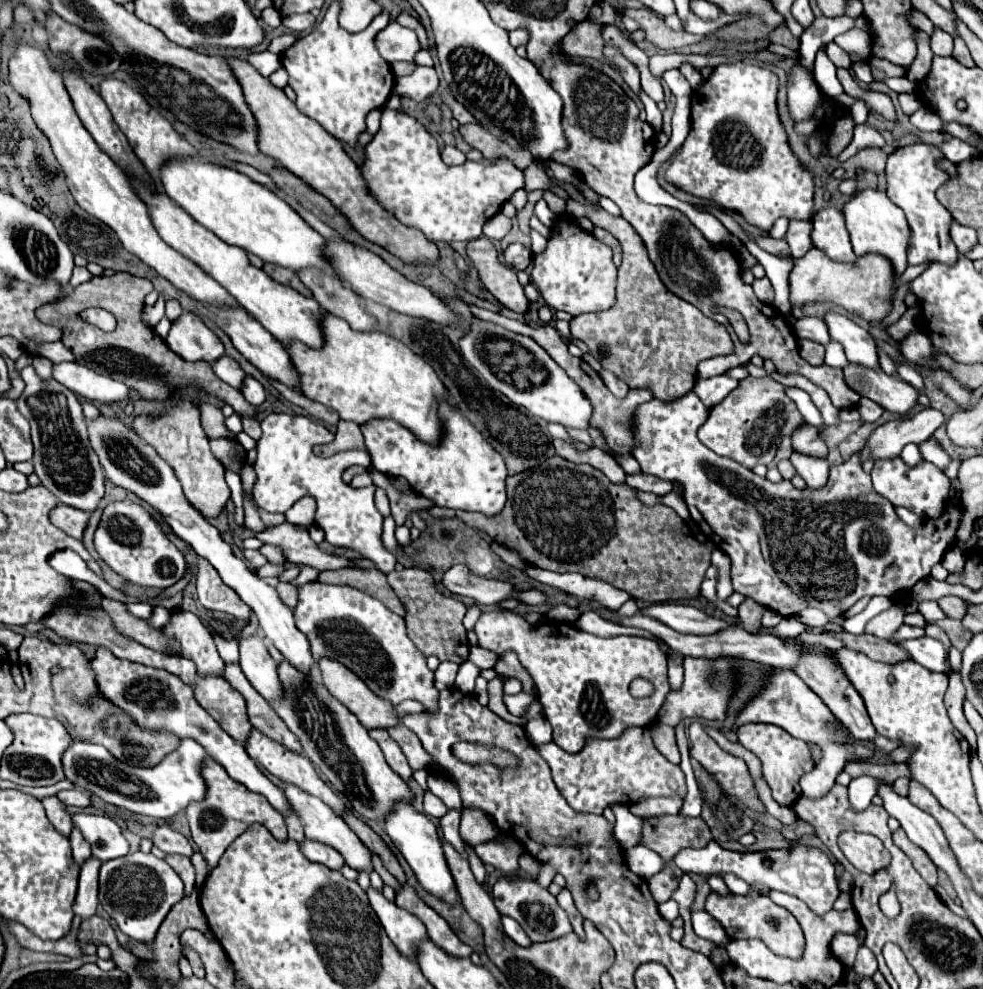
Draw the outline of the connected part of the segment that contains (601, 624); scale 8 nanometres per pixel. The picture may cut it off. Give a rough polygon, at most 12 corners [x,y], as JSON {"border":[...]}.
{"border":[[585,611],[575,623],[597,637],[639,635],[645,631],[611,623],[595,611]]}

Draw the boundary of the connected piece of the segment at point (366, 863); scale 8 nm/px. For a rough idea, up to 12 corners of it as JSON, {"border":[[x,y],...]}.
{"border":[[283,783],[305,837],[371,871],[369,849],[321,799]]}

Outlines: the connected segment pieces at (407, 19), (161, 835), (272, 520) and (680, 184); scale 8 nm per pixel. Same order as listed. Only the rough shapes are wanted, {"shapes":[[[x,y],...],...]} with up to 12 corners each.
{"shapes":[[[403,11],[397,19],[399,25],[409,27],[419,39],[427,39],[425,27],[411,13]],[[159,825],[151,841],[163,853],[193,855],[185,835]],[[257,507],[259,517],[267,527],[281,525],[283,513],[267,513]],[[719,65],[665,181],[769,231],[811,219],[779,79]]]}

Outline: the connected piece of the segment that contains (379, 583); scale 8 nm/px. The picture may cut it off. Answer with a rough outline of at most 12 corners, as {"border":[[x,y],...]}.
{"border":[[377,569],[323,571],[321,583],[355,587],[405,615],[403,603]]}

